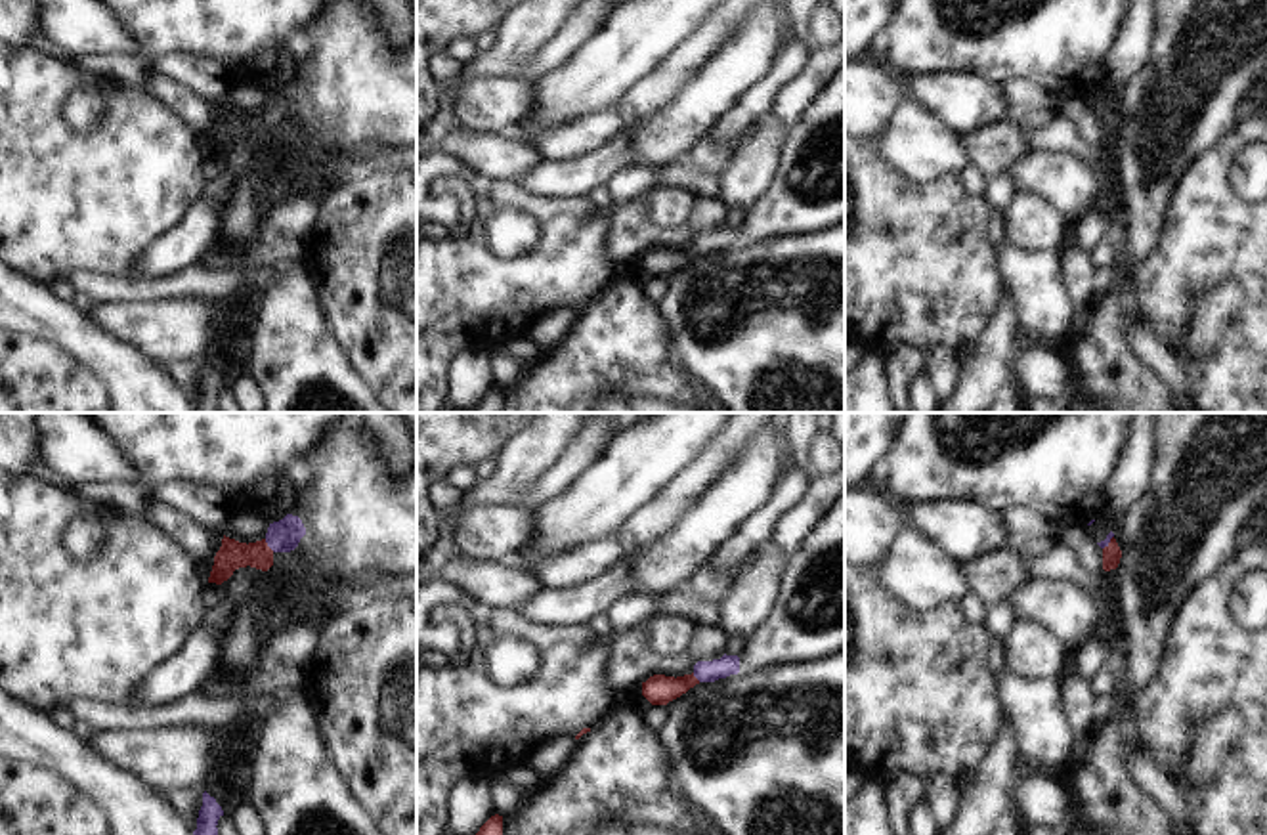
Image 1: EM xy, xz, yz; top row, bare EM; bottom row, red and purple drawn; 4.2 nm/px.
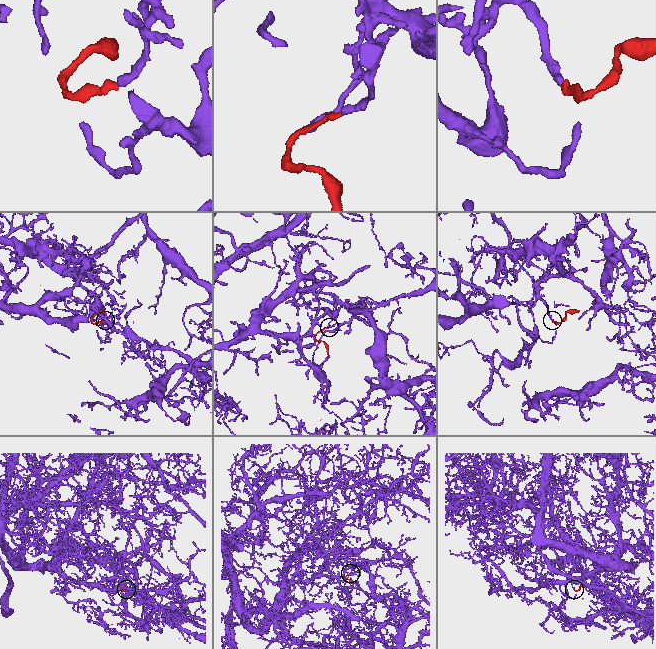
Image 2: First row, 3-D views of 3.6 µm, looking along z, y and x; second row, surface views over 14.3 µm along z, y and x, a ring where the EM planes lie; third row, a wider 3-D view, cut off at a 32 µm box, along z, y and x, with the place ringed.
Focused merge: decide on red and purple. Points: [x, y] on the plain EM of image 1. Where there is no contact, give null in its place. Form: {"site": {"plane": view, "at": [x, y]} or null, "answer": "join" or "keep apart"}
{"site": {"plane": "xy", "at": [266, 117]}, "answer": "join"}

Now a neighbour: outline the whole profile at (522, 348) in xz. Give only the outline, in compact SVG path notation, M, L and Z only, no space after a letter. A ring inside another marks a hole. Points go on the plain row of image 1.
M516 334L499 346L503 353L514 355L516 359L531 365L539 359L541 346L526 338L524 334Z

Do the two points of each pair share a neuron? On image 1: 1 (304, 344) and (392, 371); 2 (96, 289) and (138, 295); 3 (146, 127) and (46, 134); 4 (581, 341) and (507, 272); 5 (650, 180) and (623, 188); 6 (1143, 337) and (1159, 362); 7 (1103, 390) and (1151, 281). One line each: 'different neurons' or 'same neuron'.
1: different neurons
2: same neuron
3: same neuron
4: different neurons
5: same neuron
6: same neuron
7: different neurons

